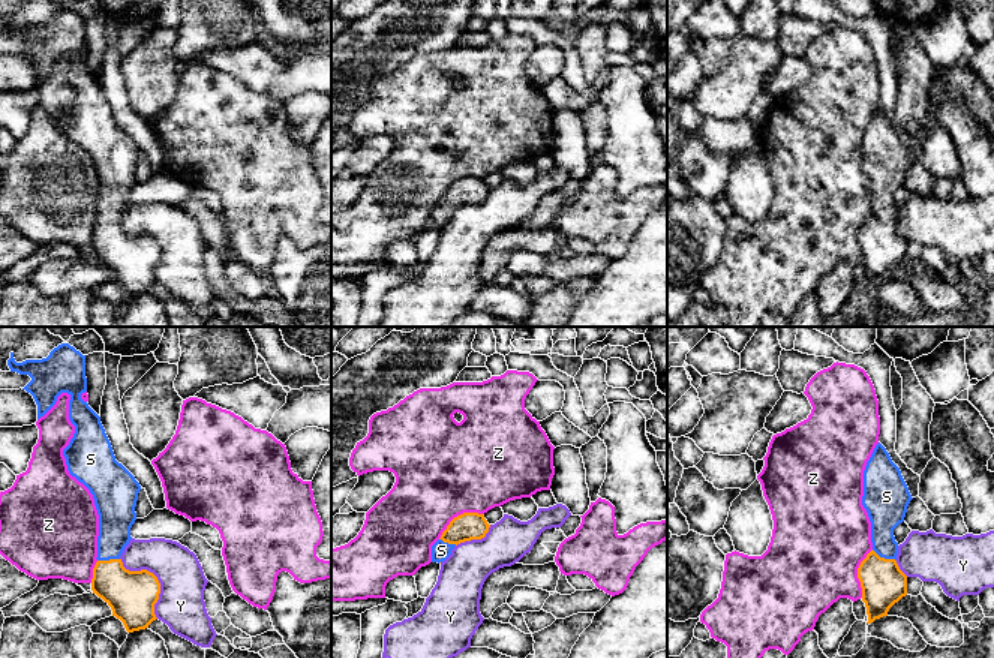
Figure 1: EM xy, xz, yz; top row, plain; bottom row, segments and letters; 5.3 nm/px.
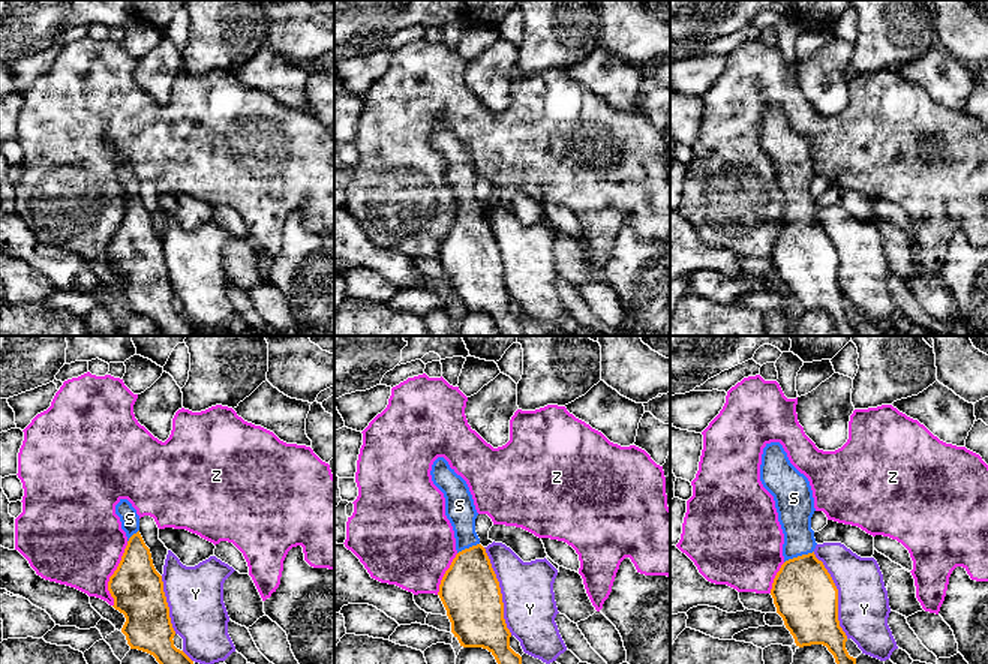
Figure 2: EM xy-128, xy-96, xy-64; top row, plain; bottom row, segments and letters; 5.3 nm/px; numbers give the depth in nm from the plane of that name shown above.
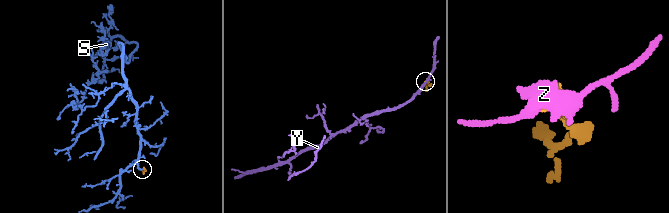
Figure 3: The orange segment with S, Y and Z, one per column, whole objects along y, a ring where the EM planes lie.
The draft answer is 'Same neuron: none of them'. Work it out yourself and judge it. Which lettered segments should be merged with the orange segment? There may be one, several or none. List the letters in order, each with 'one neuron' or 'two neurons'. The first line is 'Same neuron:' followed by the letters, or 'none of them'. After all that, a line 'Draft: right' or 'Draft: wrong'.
Same neuron: S
S: one neuron
Y: two neurons
Z: two neurons
Draft: wrong

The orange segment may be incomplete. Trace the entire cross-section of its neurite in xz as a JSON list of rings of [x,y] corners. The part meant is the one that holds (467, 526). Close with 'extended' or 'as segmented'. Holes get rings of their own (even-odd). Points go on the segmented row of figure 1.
[[[463,513],[454,517],[441,538],[432,546],[432,562],[444,562],[460,543],[484,538],[489,528],[484,514]]]; extended

